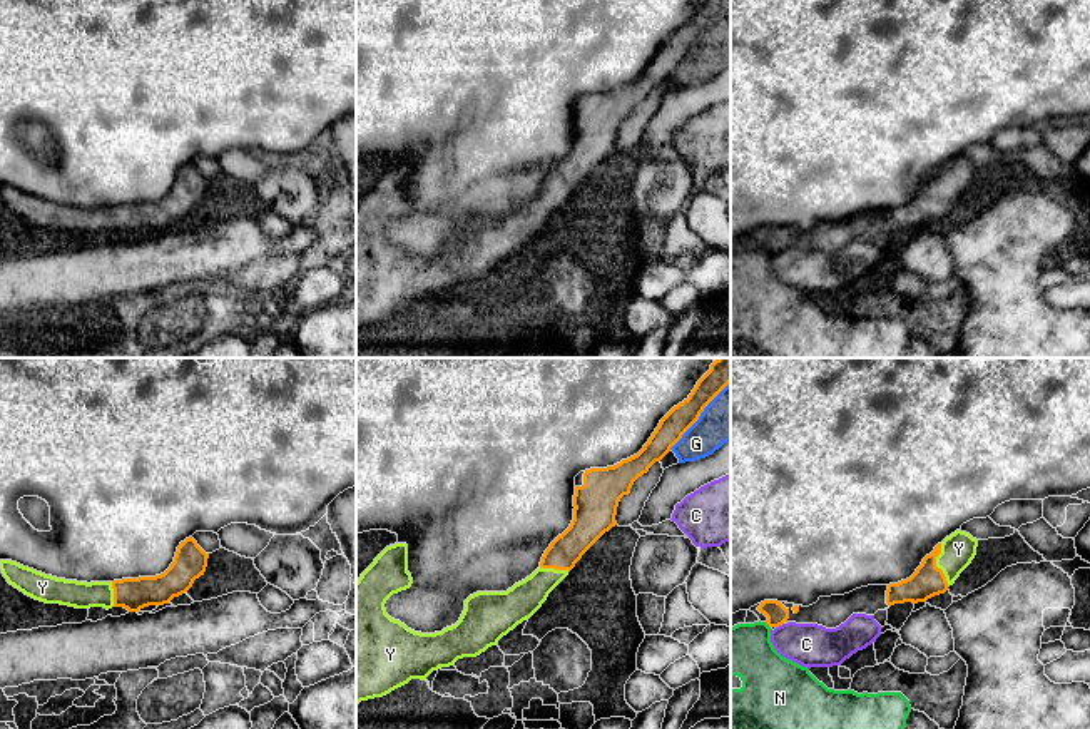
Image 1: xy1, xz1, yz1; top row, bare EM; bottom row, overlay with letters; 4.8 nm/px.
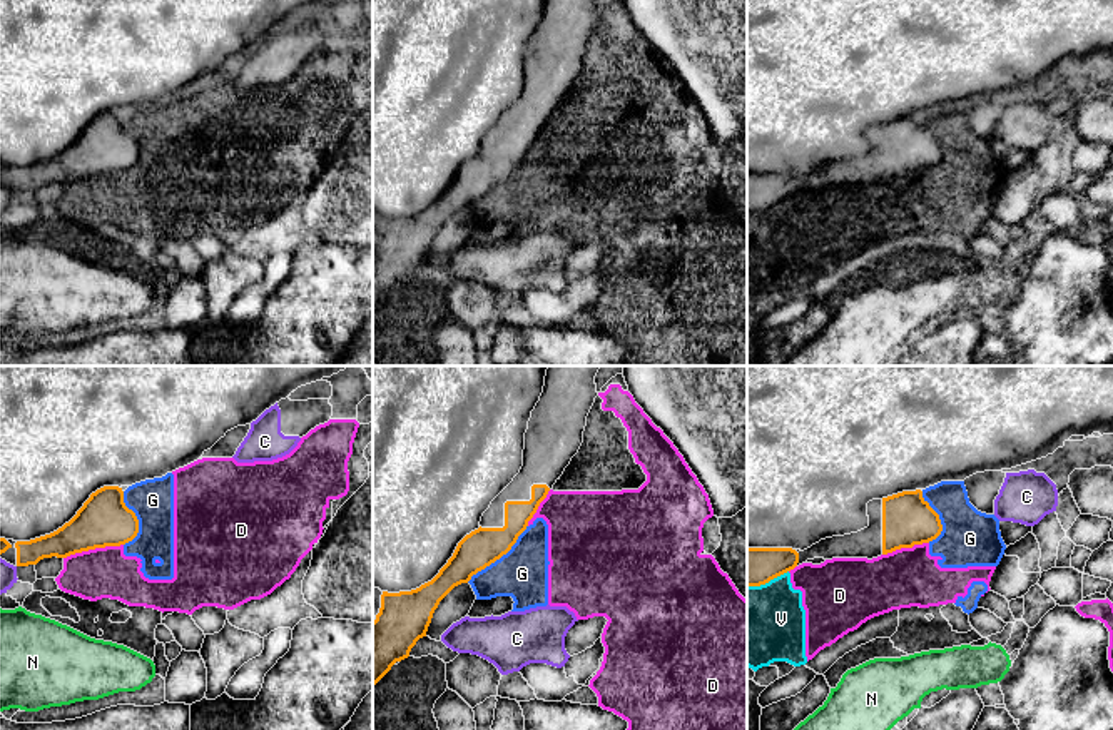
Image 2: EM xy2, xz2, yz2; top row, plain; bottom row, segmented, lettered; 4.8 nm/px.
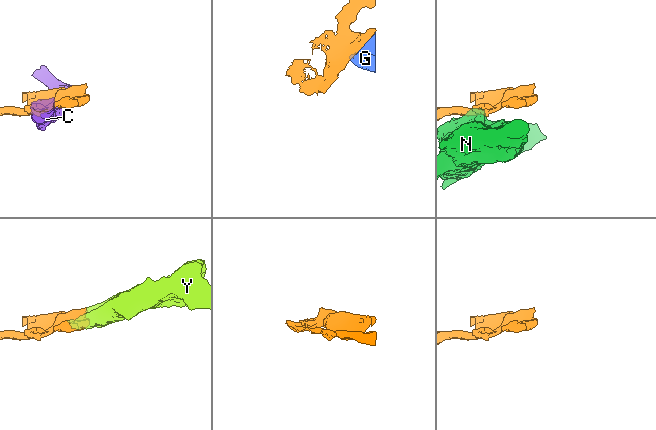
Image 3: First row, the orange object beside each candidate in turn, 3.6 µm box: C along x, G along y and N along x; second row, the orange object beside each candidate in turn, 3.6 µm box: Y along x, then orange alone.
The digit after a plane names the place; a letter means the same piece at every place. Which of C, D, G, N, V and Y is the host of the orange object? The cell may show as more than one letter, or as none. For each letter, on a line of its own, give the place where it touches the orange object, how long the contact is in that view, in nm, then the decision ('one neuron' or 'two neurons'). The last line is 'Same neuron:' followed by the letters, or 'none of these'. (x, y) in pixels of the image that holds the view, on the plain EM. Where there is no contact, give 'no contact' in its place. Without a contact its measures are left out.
C: meets orange in yz1 at (779, 249); contact 50 nm long; two neurons
D: meets orange in xy2 at (92, 174); contact 300 nm long; two neurons
G: meets orange in xz2 at (500, 182); contact 400 nm long; two neurons
N: meets orange in yz1 at (768, 249); contact 40 nm long; two neurons
V: meets orange in yz2 at (767, 207); contact 220 nm long; two neurons
Y: meets orange in yz1 at (935, 191); contact 220 nm long; one neuron
Same neuron: Y

